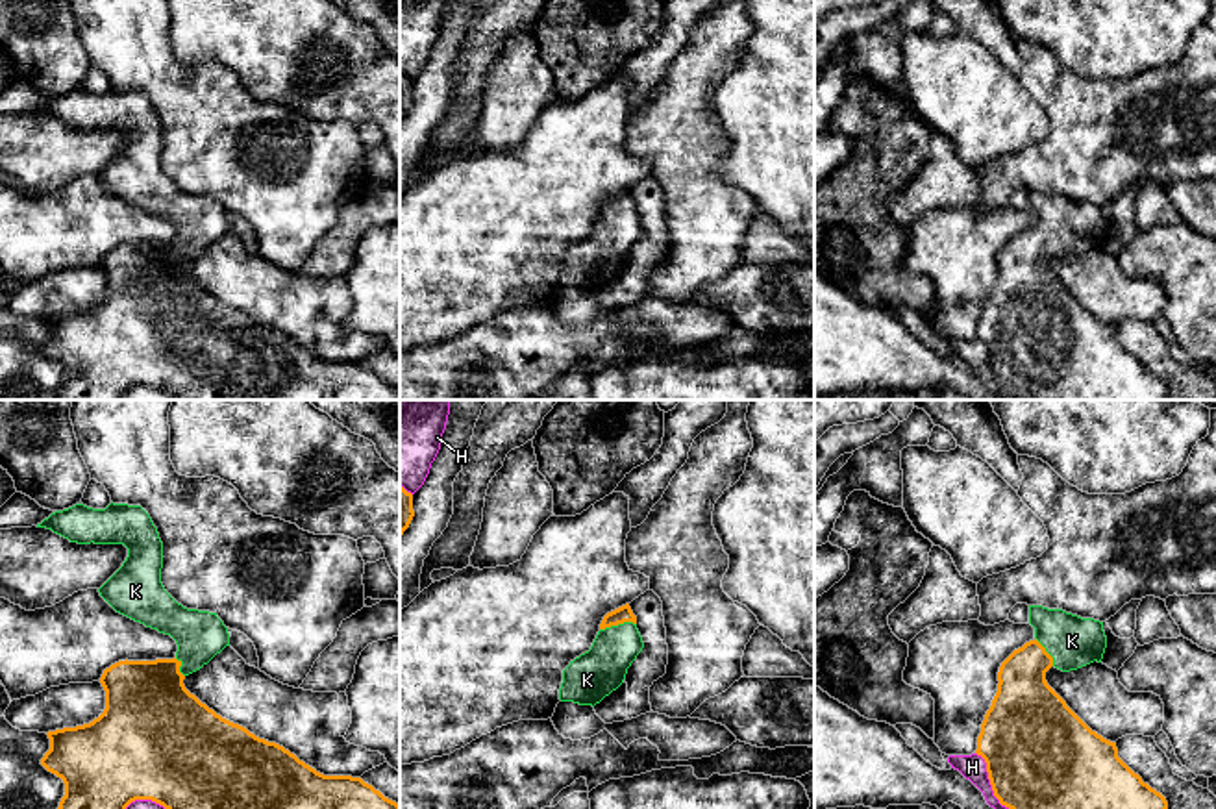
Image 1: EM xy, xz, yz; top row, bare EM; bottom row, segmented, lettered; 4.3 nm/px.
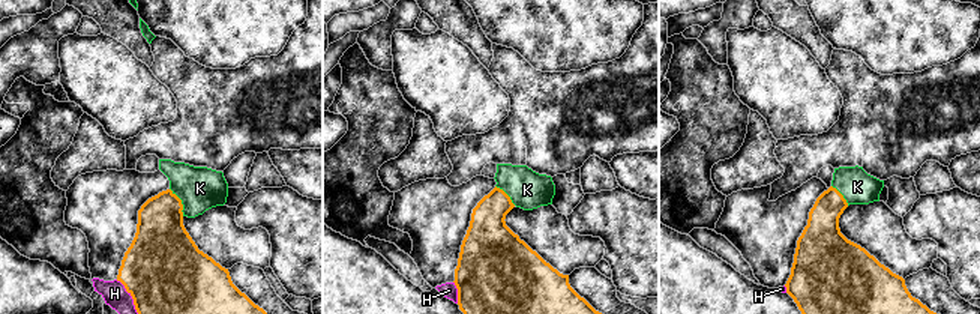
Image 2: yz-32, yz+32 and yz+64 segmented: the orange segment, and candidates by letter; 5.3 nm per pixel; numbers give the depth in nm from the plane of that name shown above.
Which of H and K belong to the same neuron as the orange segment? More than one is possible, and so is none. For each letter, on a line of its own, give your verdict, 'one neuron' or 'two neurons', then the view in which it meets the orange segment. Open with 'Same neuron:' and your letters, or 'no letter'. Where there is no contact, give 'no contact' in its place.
Same neuron: K
H: two neurons; meets orange in yz
K: one neuron; meets orange in xz

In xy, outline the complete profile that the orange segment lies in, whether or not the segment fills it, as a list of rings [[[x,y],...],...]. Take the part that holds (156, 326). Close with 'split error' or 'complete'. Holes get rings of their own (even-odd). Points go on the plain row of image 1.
[[[111,87],[105,94],[93,94],[76,89],[52,98],[37,113],[52,115],[78,130],[124,130],[128,143],[98,174],[100,181],[117,198],[170,220],[178,230],[174,244],[126,244],[105,254],[100,263],[105,276],[104,298],[89,309],[46,318],[50,335],[41,350],[65,368],[59,400],[124,400],[135,385],[152,385],[172,400],[400,400],[396,387],[385,383],[361,363],[316,357],[283,331],[259,324],[246,313],[222,304],[185,274],[183,265],[189,259],[200,255],[230,231],[230,218],[217,198],[187,194],[165,176],[161,168],[163,128],[150,100],[141,91]]] | split error

